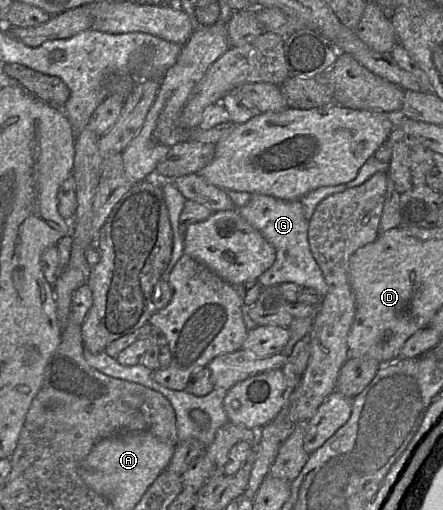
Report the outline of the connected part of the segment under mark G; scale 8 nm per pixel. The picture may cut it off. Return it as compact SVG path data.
M252 194L249 202L238 208L241 216L275 248L276 260L263 272L258 281L263 287L292 282L304 288L314 289L321 297L327 293L323 273L313 257L308 231L310 221L306 219L300 200L281 200L264 194Z

